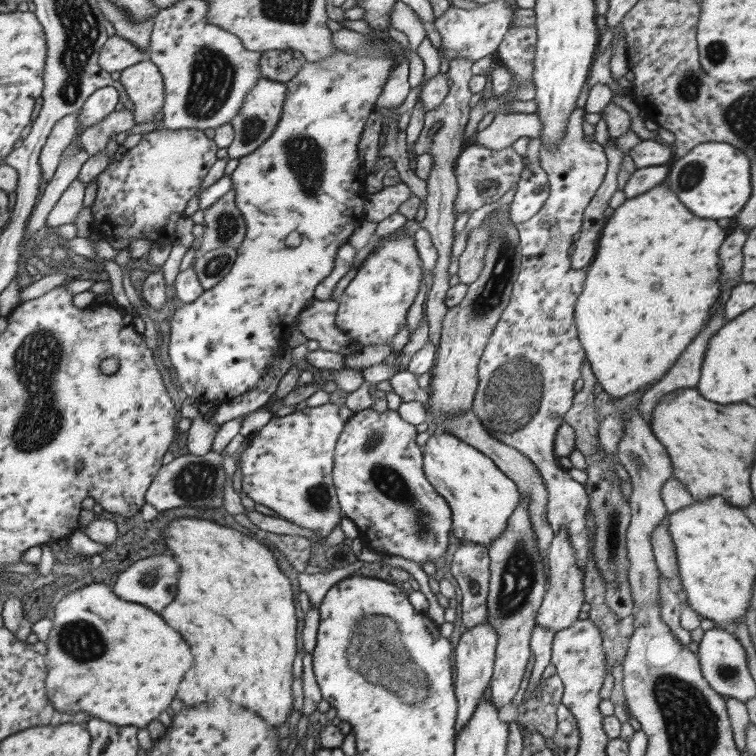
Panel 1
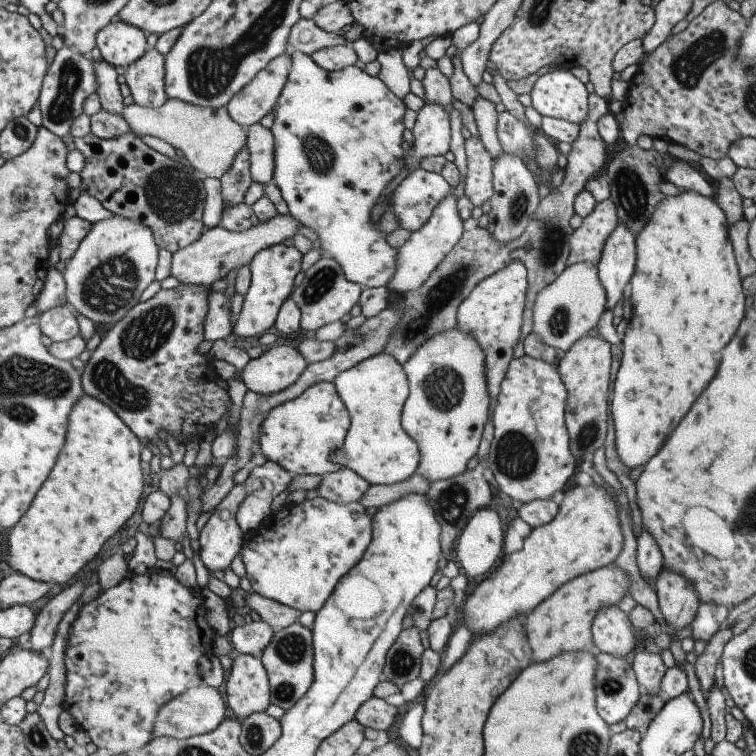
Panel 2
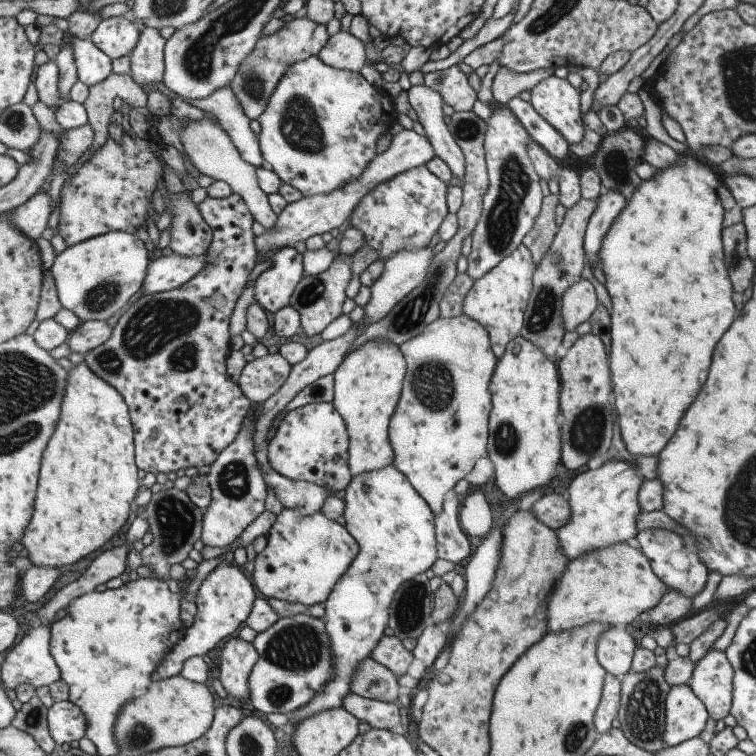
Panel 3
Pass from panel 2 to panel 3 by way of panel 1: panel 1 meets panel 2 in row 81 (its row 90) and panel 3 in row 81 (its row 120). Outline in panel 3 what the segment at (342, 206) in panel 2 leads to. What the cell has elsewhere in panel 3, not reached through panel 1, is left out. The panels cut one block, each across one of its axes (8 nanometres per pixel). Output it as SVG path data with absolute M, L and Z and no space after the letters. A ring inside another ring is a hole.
M318 55L288 67L269 98L266 110L257 118L261 130L259 149L266 165L284 183L296 187L304 197L326 194L354 181L376 154L376 141L395 122L395 105L385 92L366 82L360 71L328 66Z

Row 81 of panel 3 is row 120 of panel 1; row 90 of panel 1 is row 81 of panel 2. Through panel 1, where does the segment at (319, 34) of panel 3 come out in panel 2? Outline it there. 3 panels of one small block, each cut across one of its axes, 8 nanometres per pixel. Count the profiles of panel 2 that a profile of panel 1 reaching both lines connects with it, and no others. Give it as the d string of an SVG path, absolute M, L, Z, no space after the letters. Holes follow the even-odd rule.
M289 48L273 58L230 99L226 108L233 121L247 128L273 112L291 69L291 56Z

